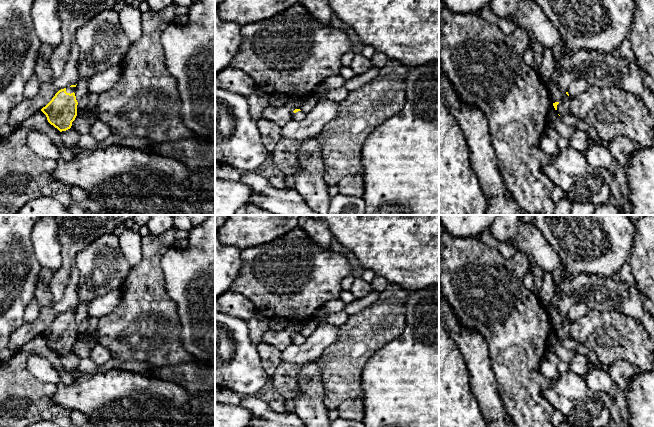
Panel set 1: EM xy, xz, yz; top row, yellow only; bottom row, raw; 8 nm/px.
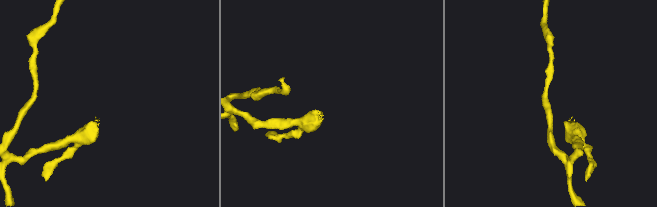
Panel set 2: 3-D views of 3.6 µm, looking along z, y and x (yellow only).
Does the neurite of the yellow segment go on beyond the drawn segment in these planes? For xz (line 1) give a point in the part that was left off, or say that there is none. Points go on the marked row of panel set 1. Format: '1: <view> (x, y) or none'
1: xz (298, 116)

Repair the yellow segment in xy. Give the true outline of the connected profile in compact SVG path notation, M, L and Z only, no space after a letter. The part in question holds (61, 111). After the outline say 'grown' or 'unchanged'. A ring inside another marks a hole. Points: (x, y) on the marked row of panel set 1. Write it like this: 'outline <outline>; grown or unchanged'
outline M76 85L59 90L52 100L41 109L48 122L60 132L71 128L72 122L77 116Z; grown

